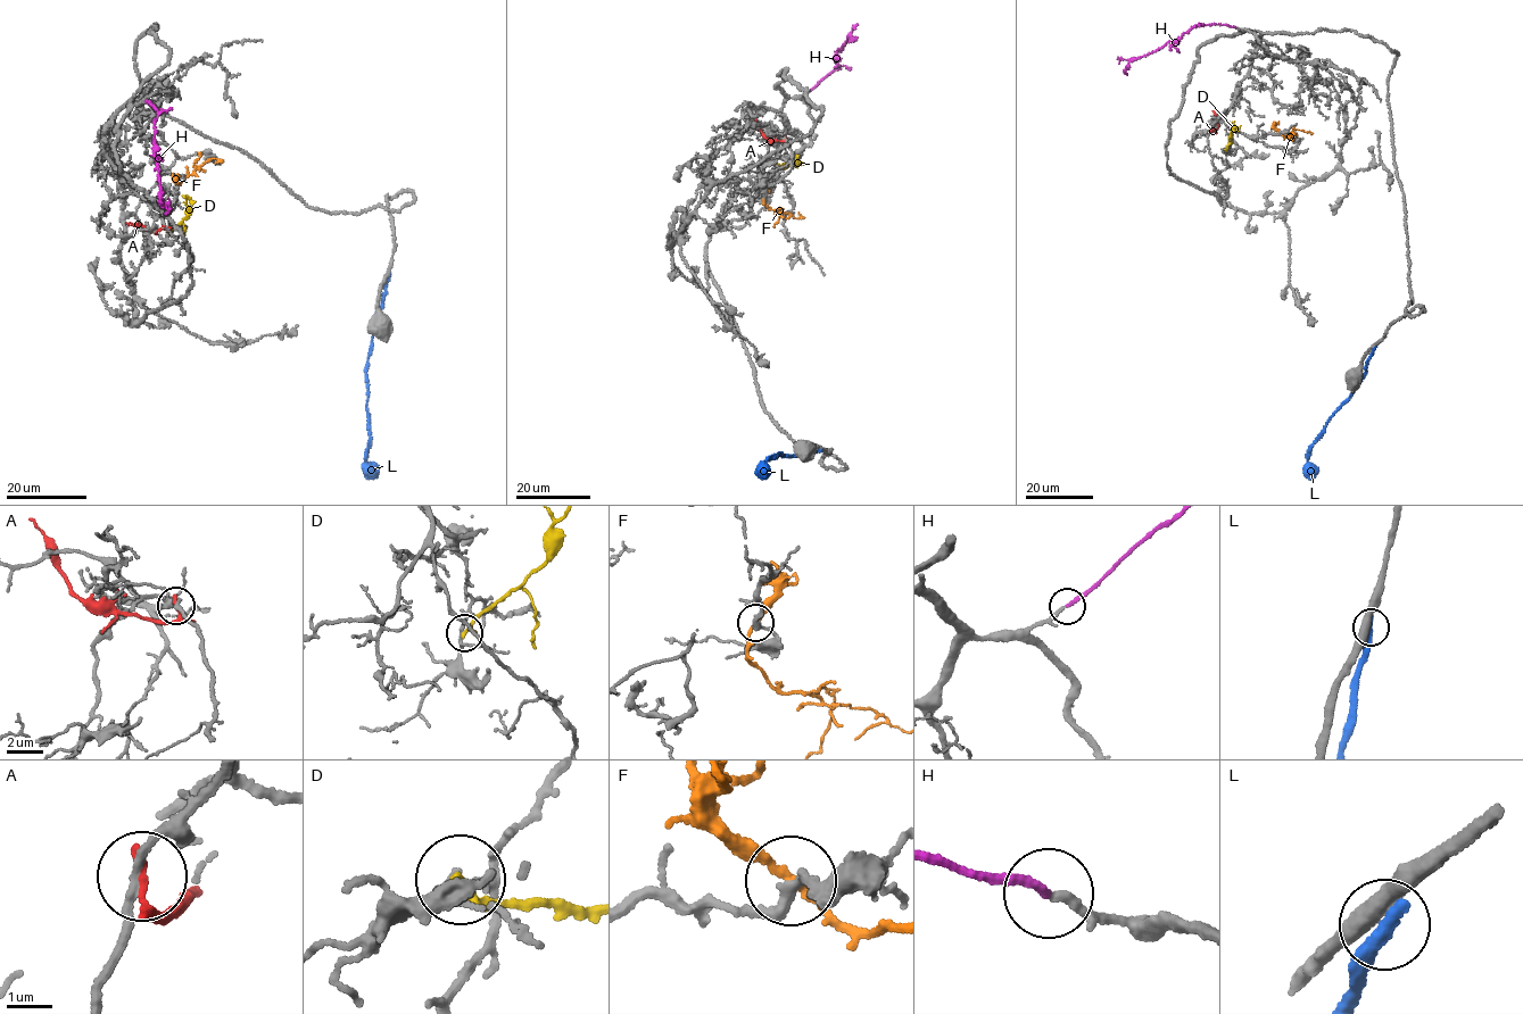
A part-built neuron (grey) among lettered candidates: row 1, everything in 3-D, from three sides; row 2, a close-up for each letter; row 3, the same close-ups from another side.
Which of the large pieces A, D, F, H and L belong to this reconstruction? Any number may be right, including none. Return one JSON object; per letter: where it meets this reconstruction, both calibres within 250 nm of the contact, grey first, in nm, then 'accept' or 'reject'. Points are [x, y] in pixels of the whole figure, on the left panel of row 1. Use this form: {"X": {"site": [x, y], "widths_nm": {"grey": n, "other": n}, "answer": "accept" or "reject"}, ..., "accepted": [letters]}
{"A": {"site": [165, 226], "widths_nm": {"grey": 180, "other": 160}, "answer": "reject"}, "D": {"site": [168, 232], "widths_nm": {"grey": 140, "other": 220}, "answer": "reject"}, "F": {"site": [176, 183], "widths_nm": {"grey": 240, "other": 170}, "answer": "reject"}, "H": {"site": [146, 101], "widths_nm": {"grey": 140, "other": 200}, "answer": "accept"}, "L": {"site": [389, 272], "widths_nm": {"grey": 420, "other": 400}, "answer": "reject"}, "accepted": ["H"]}

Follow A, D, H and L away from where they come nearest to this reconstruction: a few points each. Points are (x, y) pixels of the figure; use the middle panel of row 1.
A: (785, 138), (783, 141), (763, 136), (755, 119)
D: (771, 161), (800, 163), (796, 165), (795, 155)
H: (809, 91), (836, 68), (834, 57), (851, 35), (854, 40), (847, 42)
L: (820, 450), (797, 455), (778, 454), (764, 462), (762, 478)

